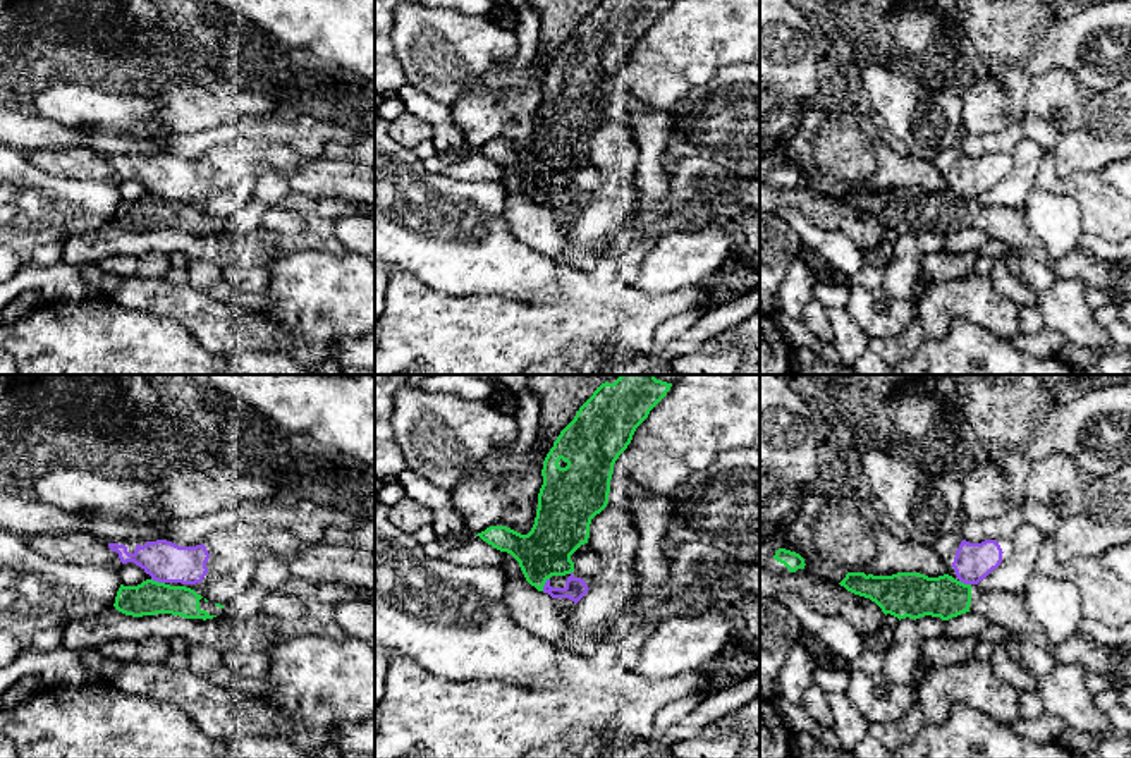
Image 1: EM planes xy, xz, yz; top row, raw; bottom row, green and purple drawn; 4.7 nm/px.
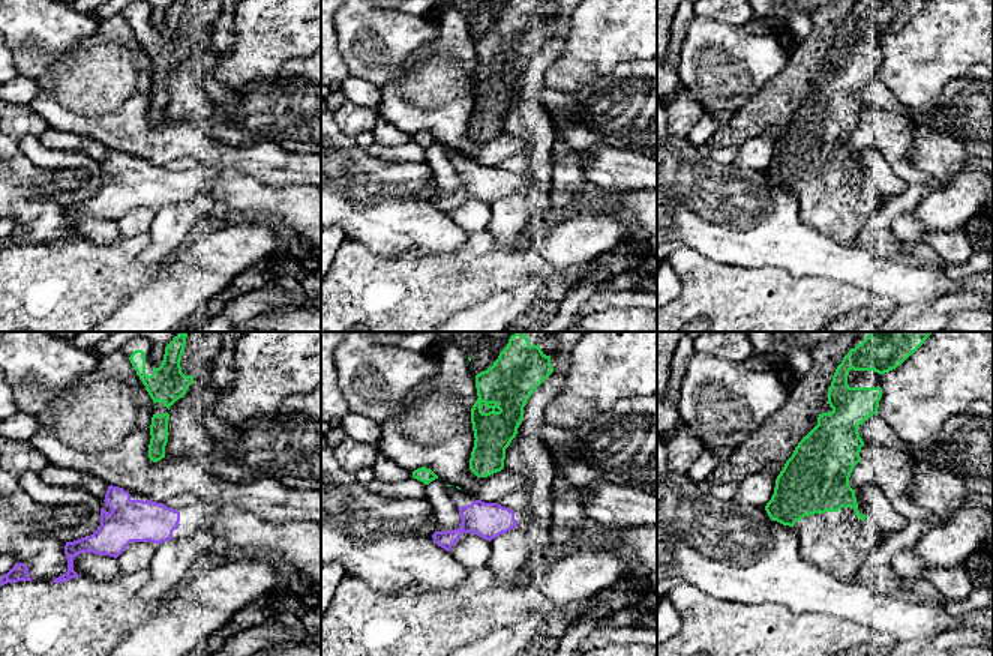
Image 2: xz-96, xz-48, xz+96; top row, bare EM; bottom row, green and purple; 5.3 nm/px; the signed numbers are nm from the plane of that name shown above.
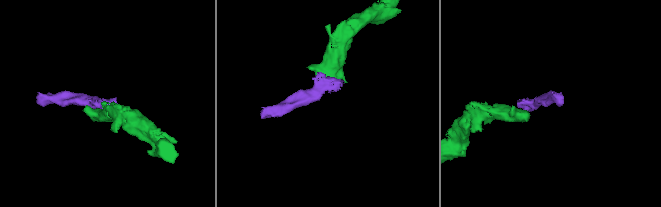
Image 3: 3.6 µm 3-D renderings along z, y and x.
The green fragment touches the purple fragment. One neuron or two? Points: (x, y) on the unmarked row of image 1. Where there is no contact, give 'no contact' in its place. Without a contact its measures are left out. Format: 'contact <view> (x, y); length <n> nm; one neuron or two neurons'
contact xz (544, 200); length 70 nm; two neurons

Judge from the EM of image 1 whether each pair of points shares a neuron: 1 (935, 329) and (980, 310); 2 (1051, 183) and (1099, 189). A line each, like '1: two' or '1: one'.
1: one
2: one

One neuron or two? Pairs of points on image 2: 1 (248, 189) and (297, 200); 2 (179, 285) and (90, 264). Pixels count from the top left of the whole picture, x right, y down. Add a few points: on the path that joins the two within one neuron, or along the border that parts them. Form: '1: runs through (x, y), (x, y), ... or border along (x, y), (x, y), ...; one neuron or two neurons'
1: runs through (260, 198), (285, 198); one neuron
2: border along (161, 275), (128, 302); two neurons

